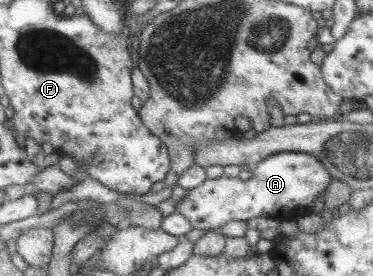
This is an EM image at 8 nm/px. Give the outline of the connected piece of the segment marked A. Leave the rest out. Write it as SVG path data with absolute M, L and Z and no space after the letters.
M282 152L271 155L261 161L254 168L251 178L244 180L239 176L226 177L224 175L214 179L207 179L202 185L189 190L175 206L175 210L186 216L196 229L216 229L224 227L231 221L248 221L252 217L269 216L282 220L294 220L311 211L312 205L318 197L325 193L335 177L331 171L314 154L306 152Z

